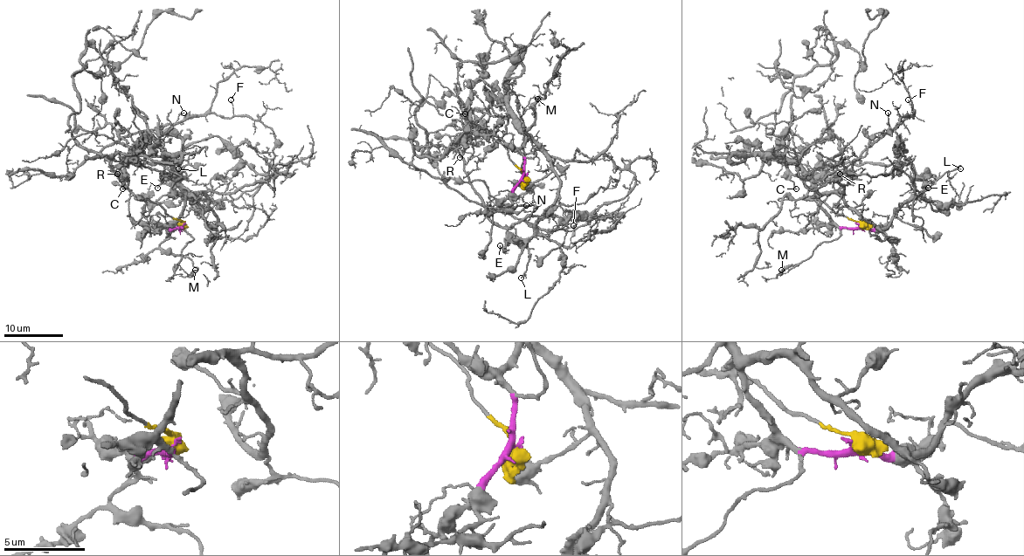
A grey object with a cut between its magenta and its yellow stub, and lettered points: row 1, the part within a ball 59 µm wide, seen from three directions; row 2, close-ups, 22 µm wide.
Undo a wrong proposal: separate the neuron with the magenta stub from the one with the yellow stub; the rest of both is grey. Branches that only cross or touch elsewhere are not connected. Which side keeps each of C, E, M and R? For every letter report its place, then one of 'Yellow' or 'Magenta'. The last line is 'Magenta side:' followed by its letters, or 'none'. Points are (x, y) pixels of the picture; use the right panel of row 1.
C: Place: (796, 188). Yellow
E: Place: (928, 188). Yellow
M: Place: (781, 270). Magenta
R: Place: (840, 174). Yellow
Magenta side: M

